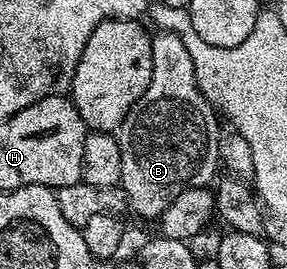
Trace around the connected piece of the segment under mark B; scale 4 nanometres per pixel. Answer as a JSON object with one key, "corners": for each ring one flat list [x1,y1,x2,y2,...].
{"corners":[[160,30,152,36,151,52,153,53,153,72,150,74,149,85,146,87,145,93,138,98,133,107,126,114,125,121,119,127,117,138,119,140,119,152,121,153,121,183,124,196,127,198,128,208,130,207,139,215,154,220,159,214,173,203,174,198,179,197,186,189,195,187,208,186,215,178,216,171,219,170,219,133,221,124,218,123,218,114,214,106,204,97,203,91,200,90,196,81,196,70,193,69,193,59,189,55,189,51,185,47,182,39,174,30]]}

